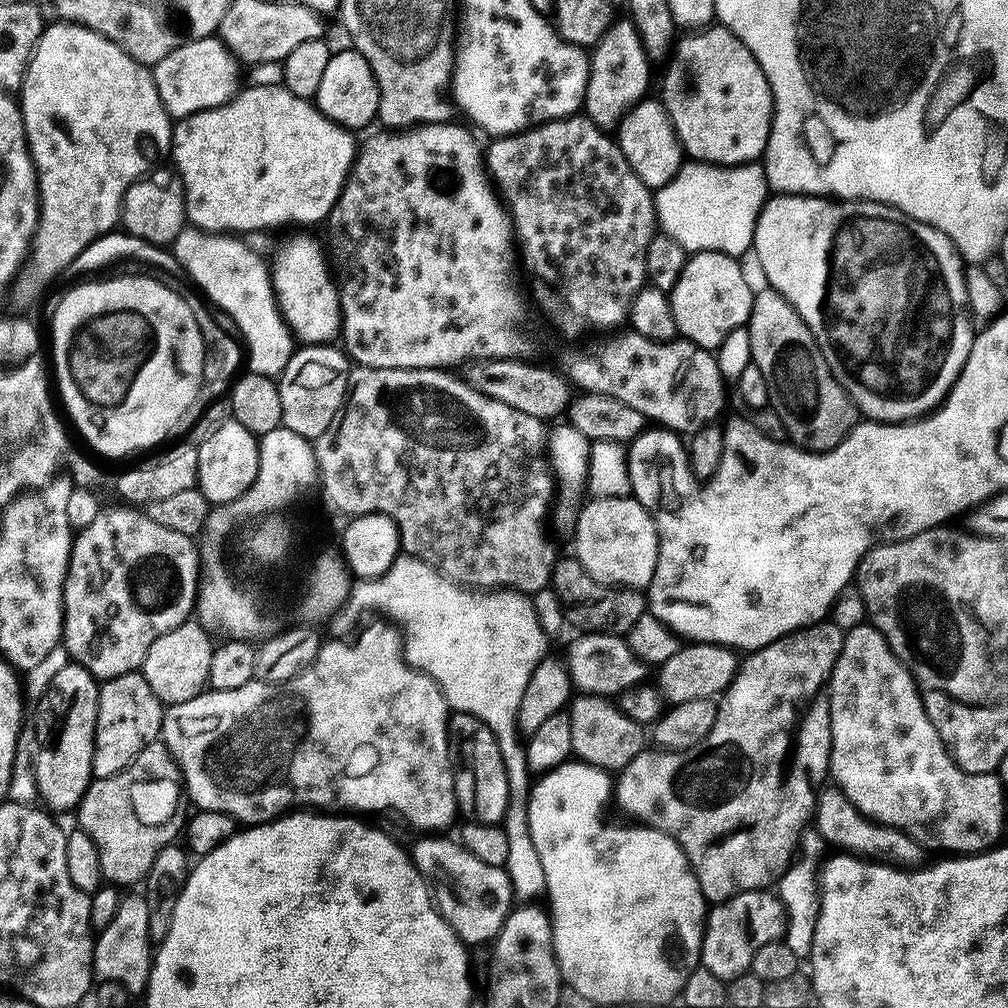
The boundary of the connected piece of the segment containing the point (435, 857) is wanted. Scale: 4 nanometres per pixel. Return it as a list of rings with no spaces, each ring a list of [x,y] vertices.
[[[428,834],[420,838],[424,840],[418,841],[410,848],[410,859],[416,871],[428,881],[440,915],[456,931],[456,935],[468,946],[484,943],[487,945],[495,941],[502,930],[504,920],[514,907],[514,893],[508,873],[498,866],[486,866],[486,862],[478,862],[478,858],[474,858],[474,854],[467,852],[464,845],[455,839],[439,840],[438,837],[436,834]]]

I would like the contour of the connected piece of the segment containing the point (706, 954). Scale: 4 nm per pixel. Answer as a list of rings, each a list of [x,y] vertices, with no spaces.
[[[768,890],[740,892],[715,905],[707,913],[704,941],[700,947],[700,964],[710,970],[710,974],[725,982],[735,976],[745,975],[754,962],[754,950],[766,946],[766,942],[774,942],[783,937],[786,923],[784,905],[779,895],[772,893],[771,896],[770,893]]]

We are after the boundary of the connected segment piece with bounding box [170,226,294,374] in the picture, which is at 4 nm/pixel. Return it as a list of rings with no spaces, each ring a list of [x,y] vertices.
[[[188,226],[178,234],[176,240],[172,241],[170,248],[176,257],[176,261],[180,263],[181,269],[193,280],[199,291],[213,305],[216,303],[220,307],[219,311],[228,317],[234,328],[236,324],[237,330],[235,329],[235,331],[239,333],[242,340],[242,335],[244,335],[244,340],[248,343],[248,360],[252,363],[249,364],[251,371],[279,374],[283,372],[293,354],[294,336],[280,313],[276,293],[272,288],[269,265],[267,263],[264,265],[263,258],[254,249],[247,248],[240,240],[243,239],[233,238],[228,234],[201,232],[199,228]]]

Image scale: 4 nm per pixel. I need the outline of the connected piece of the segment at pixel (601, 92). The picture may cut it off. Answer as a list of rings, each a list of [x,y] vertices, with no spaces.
[[[613,19],[590,52],[588,85],[584,95],[583,111],[588,119],[605,130],[611,129],[611,124],[613,127],[629,108],[649,95],[648,55],[631,19],[623,19]]]

